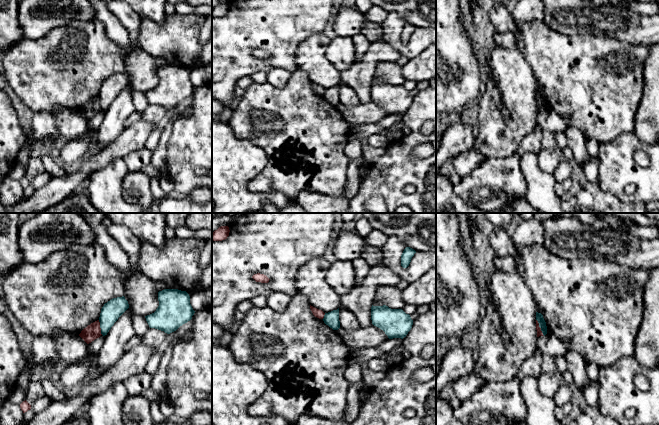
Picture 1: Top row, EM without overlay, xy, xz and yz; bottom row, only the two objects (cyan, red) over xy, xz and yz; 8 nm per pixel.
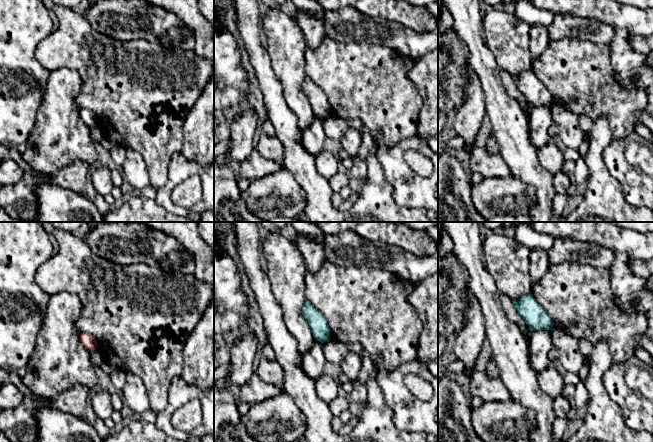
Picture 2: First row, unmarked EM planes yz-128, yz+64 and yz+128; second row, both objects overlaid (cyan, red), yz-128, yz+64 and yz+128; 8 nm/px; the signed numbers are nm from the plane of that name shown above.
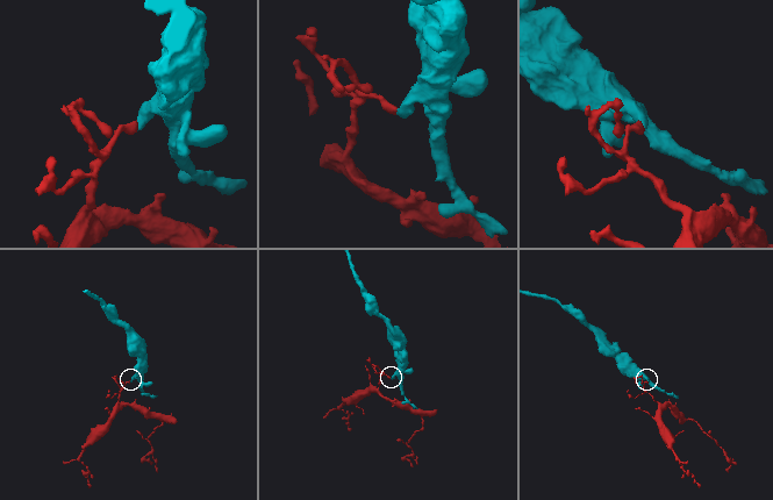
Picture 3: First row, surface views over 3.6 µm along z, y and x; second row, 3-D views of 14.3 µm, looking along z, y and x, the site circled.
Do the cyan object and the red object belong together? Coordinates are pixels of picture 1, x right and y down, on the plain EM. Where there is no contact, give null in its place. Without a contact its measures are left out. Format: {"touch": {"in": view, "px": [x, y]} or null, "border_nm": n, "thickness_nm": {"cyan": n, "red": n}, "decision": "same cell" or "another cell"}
{"touch": {"in": "yz", "px": [539, 102]}, "border_nm": 150, "thickness_nm": {"cyan": 60, "red": 50}, "decision": "another cell"}

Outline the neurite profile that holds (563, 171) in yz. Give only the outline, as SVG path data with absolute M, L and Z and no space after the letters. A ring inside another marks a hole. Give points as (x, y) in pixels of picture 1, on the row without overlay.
M562 158L558 167L554 171L553 176L557 183L561 183L571 177L571 172L572 169L569 162Z

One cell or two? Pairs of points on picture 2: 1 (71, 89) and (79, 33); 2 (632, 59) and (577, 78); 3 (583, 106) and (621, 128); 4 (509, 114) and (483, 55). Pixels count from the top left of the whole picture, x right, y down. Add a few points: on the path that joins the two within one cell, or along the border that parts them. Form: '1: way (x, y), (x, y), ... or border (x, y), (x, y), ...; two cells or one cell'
1: border (50, 70), (74, 69), (81, 78), (80, 93); two cells
2: border (609, 47), (609, 60), (614, 77), (624, 86); two cells
3: way (593, 107), (603, 107), (614, 118); one cell
4: way (496, 99), (487, 70); one cell

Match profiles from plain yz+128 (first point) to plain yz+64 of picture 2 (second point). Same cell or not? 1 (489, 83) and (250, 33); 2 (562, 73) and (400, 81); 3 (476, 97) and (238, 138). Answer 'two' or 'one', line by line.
1: one
2: one
3: one

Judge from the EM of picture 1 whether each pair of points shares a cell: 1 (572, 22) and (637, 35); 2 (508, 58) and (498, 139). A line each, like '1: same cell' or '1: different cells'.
1: same cell
2: same cell

